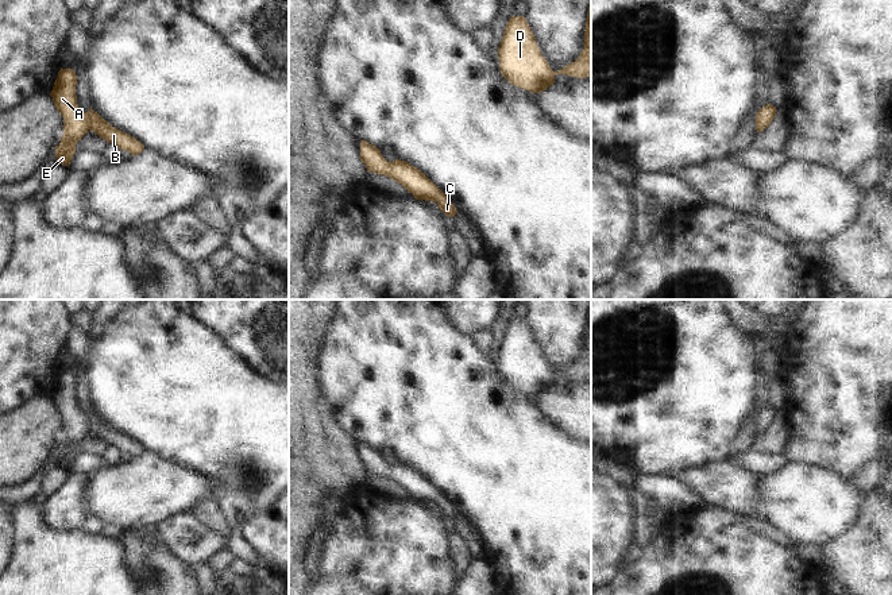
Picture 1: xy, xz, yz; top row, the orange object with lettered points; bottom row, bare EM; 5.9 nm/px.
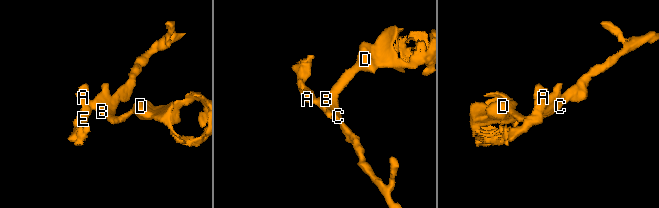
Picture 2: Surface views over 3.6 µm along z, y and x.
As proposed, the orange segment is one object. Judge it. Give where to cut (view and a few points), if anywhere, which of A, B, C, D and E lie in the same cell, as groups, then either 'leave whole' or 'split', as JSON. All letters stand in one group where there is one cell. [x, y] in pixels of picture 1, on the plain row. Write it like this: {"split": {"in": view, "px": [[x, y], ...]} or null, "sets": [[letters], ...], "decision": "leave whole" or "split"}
{"split": null, "sets": [["A", "B", "C", "D", "E"]], "decision": "leave whole"}

